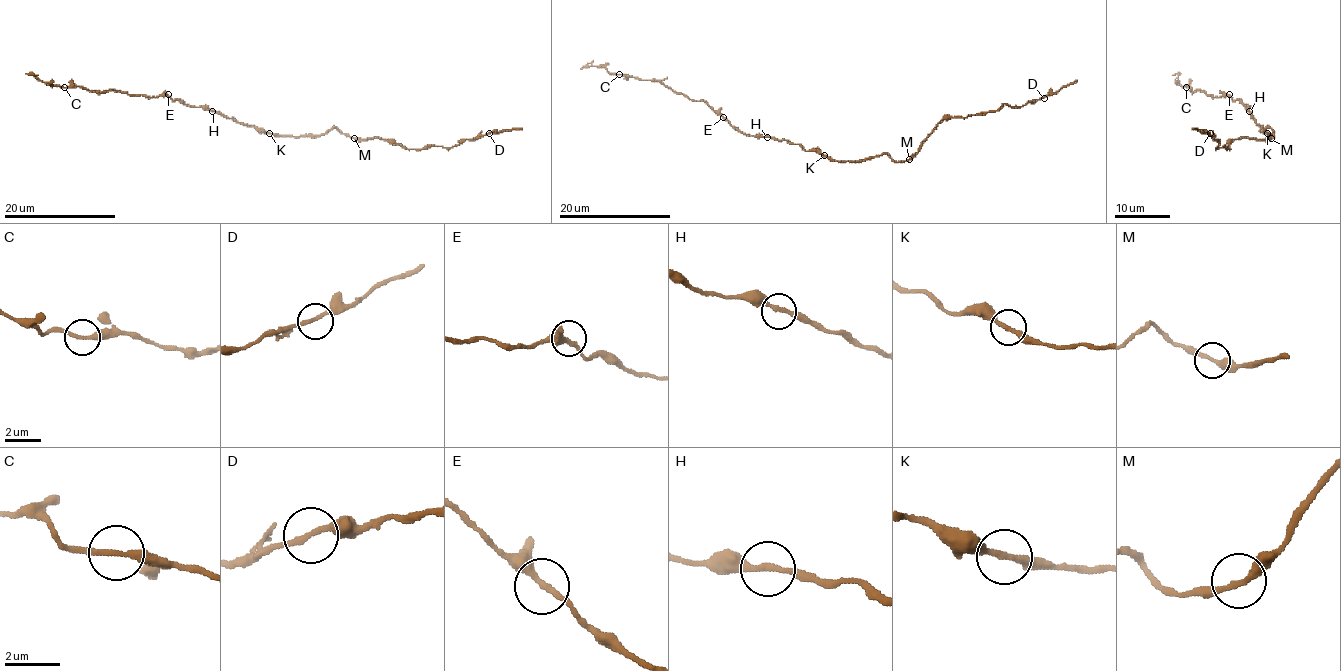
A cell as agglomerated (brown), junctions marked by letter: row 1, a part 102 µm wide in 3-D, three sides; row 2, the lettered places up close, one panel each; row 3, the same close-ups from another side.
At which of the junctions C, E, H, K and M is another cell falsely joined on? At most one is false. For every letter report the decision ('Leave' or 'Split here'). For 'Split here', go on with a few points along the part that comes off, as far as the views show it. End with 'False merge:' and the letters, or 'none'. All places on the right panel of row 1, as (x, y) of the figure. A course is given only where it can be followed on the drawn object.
C: Leave
E: Leave
H: Leave
K: Leave
M: Leave
False merge: none

